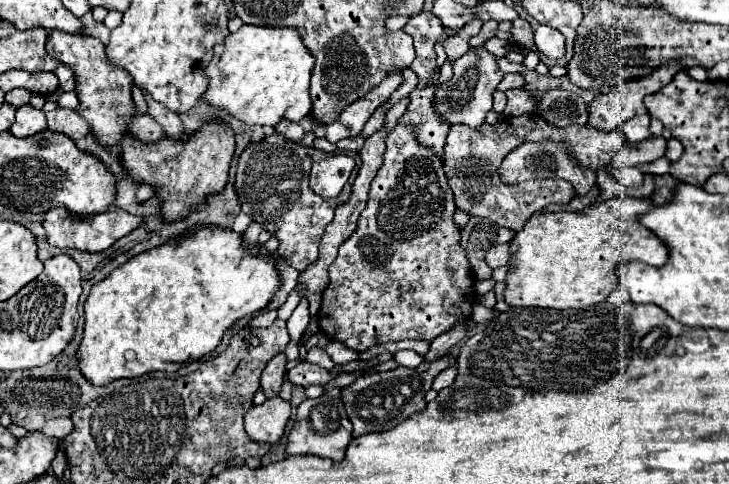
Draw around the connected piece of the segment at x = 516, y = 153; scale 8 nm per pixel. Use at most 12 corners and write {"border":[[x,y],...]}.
{"border":[[521,143],[503,159],[505,183],[551,177],[573,183],[579,197],[597,173],[577,165],[567,143]]}

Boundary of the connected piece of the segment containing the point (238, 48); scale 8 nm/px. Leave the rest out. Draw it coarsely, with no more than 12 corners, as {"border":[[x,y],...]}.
{"border":[[297,29],[215,45],[203,99],[245,125],[301,121],[315,61]]}

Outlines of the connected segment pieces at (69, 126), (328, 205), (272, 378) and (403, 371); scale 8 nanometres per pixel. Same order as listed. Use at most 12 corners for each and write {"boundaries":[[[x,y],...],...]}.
{"boundaries":[[[59,107],[47,113],[51,131],[73,141],[89,133],[75,111]],[[279,133],[251,143],[237,163],[241,209],[279,239],[297,271],[317,247],[343,190],[309,187],[315,147]],[[285,353],[275,355],[261,375],[267,399],[277,397],[285,375]],[[445,355],[343,387],[353,437],[389,431],[427,407]]]}

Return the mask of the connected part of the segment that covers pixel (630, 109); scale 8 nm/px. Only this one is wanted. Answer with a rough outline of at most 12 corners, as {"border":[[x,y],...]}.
{"border":[[687,61],[617,85],[589,103],[589,125],[611,131],[647,113],[643,97],[665,87]]}

